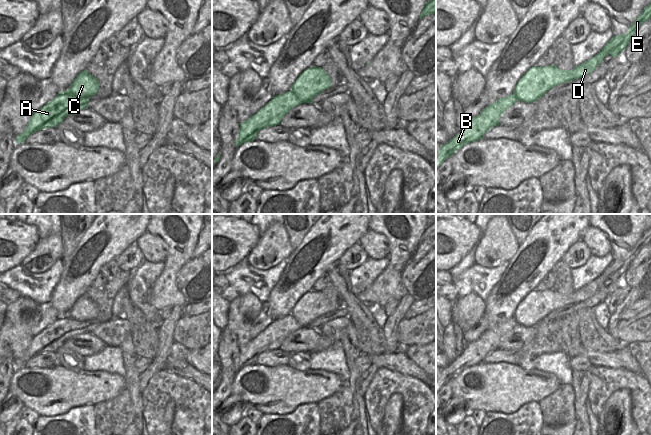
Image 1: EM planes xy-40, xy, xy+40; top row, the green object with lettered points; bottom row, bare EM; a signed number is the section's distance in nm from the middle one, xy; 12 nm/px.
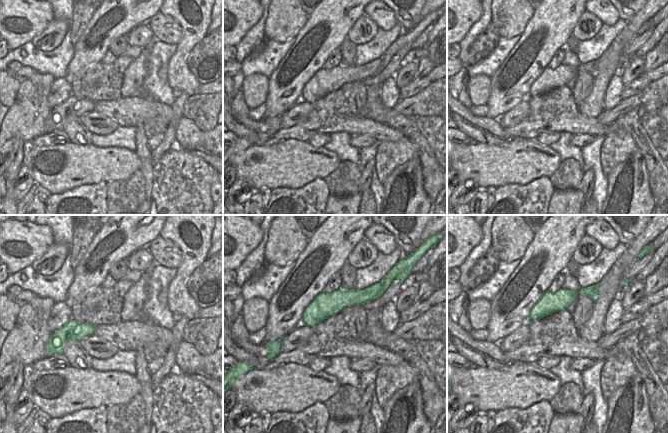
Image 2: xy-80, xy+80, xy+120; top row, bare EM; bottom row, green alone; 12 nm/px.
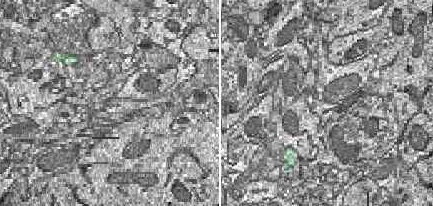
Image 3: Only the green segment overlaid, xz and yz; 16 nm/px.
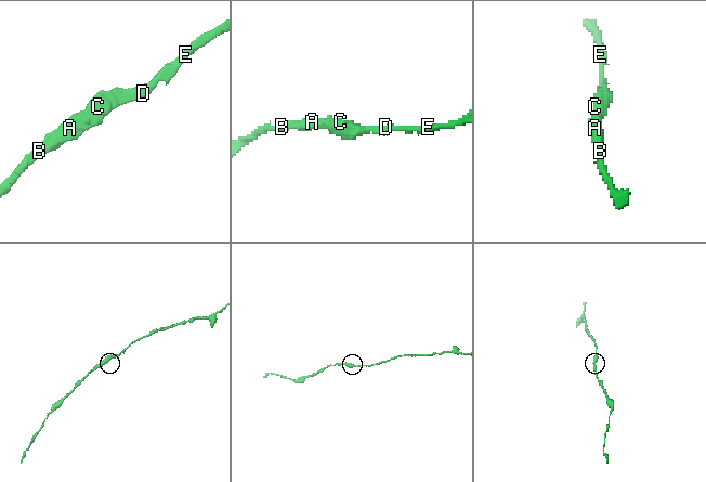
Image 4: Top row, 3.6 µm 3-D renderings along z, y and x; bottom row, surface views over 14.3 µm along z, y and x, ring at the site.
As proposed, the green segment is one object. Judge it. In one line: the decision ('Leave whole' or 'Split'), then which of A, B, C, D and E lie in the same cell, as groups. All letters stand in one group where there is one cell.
Leave whole. Groups: A B C D E.

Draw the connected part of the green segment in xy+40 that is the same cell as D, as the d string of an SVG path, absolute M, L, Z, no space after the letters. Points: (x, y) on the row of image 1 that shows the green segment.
M651 4L645 6L626 34L614 35L594 57L575 66L572 70L560 70L554 63L550 66L530 68L519 79L511 95L498 99L485 107L476 117L467 119L462 130L446 144L441 145L436 153L436 169L464 145L482 139L489 129L499 124L500 116L517 100L525 103L535 102L554 86L588 75L596 69L606 55L616 58L626 48L641 24L650 18Z

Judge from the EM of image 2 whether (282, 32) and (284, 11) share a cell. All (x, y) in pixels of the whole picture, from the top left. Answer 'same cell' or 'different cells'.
same cell

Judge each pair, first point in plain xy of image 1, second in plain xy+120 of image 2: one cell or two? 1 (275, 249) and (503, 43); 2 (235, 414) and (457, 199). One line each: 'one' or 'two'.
1: two
2: one

